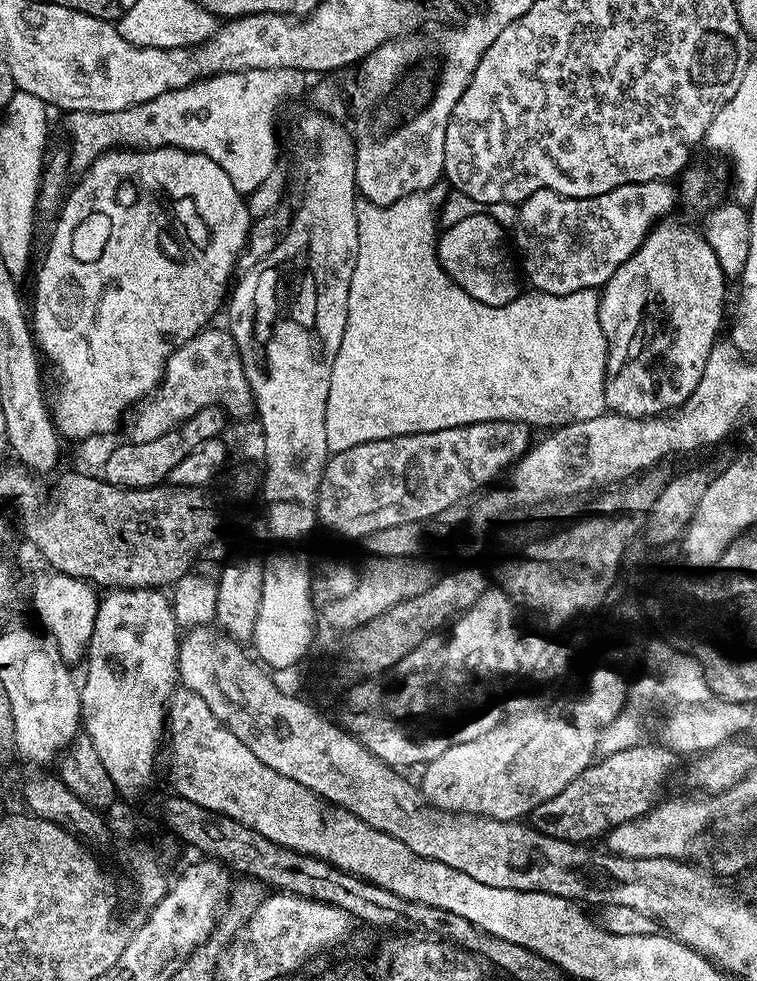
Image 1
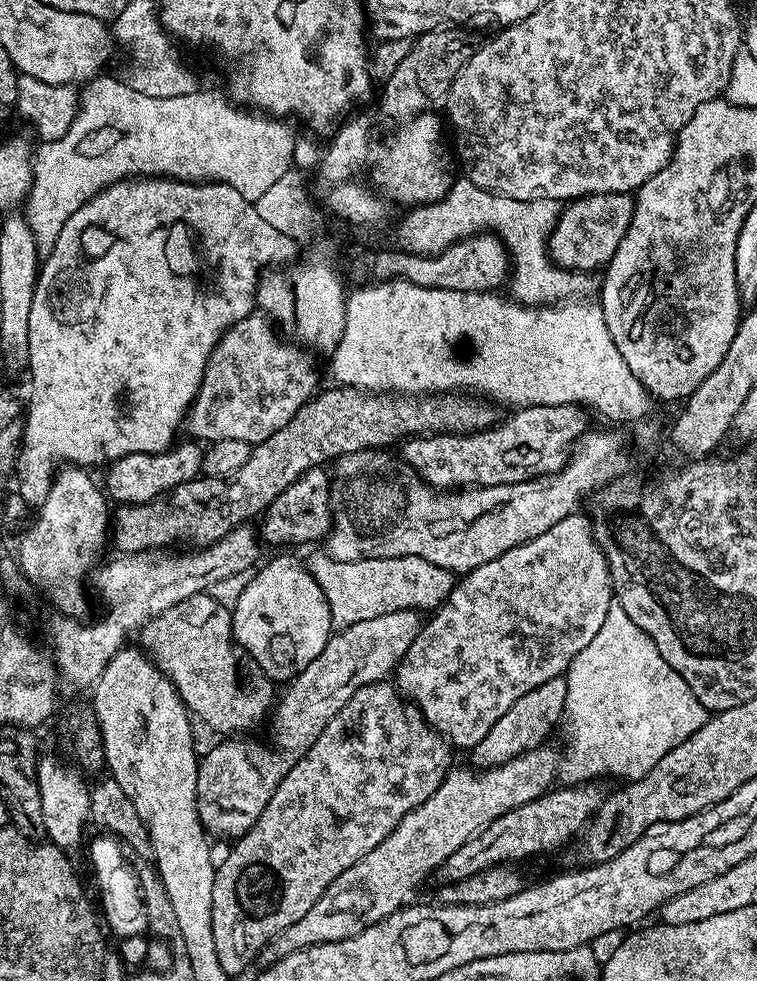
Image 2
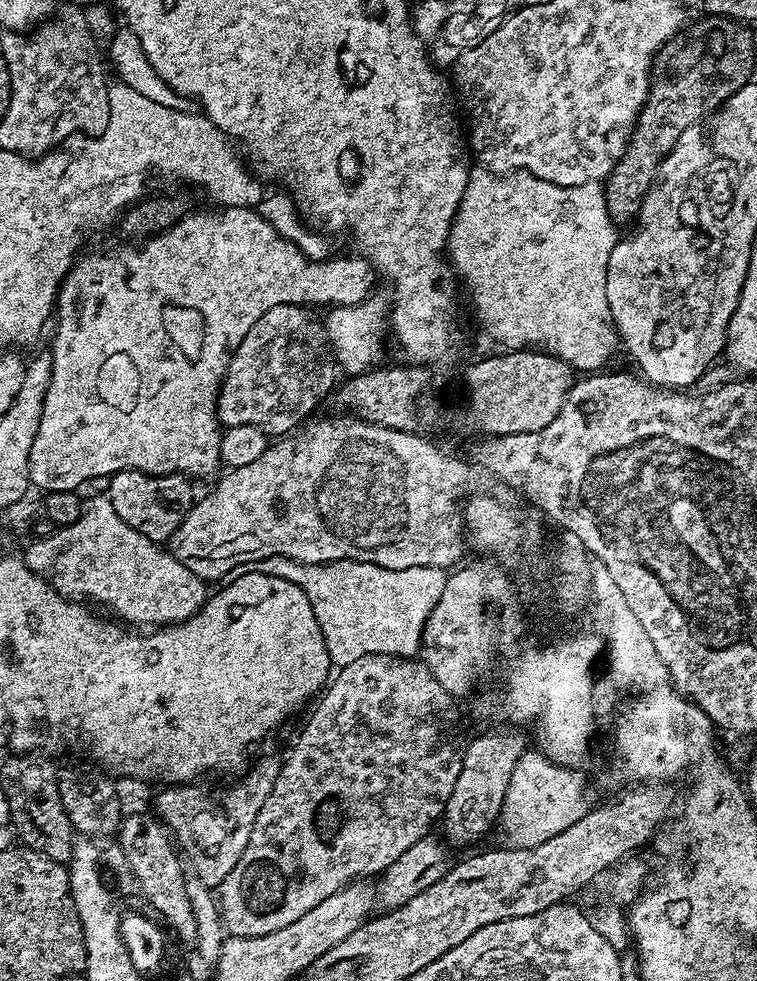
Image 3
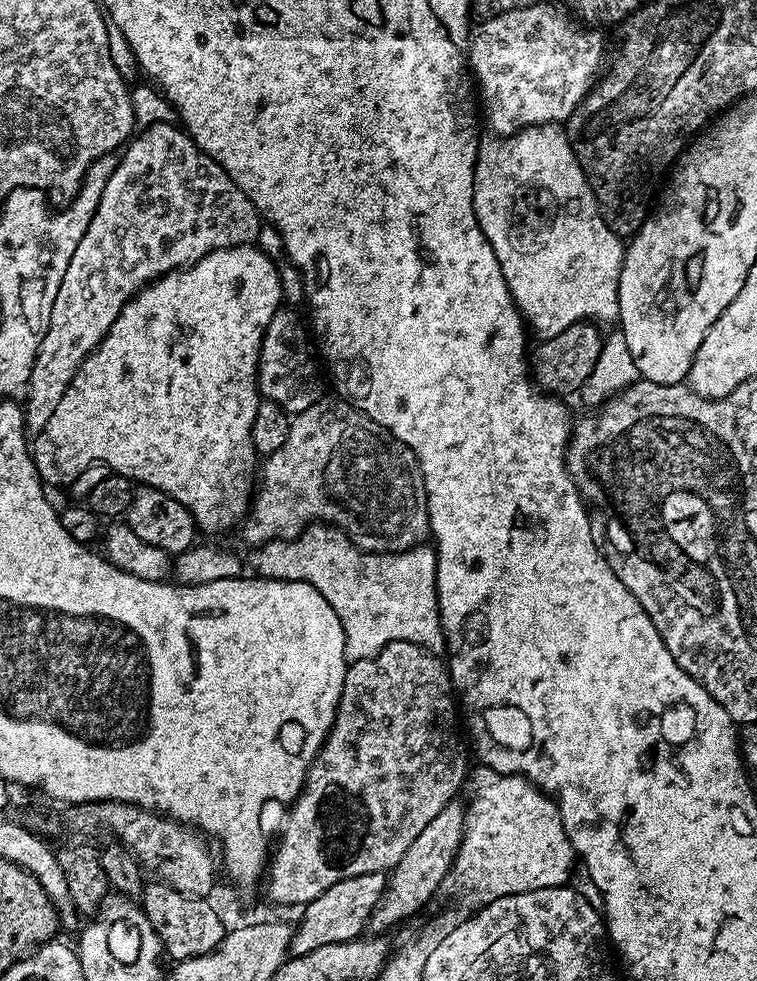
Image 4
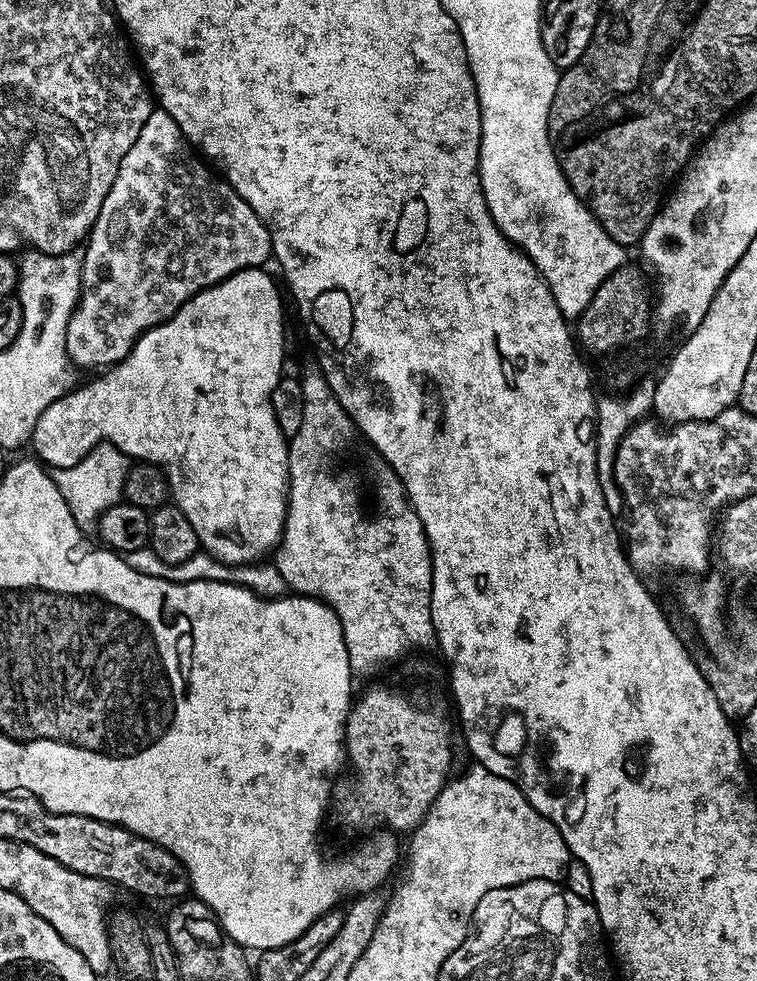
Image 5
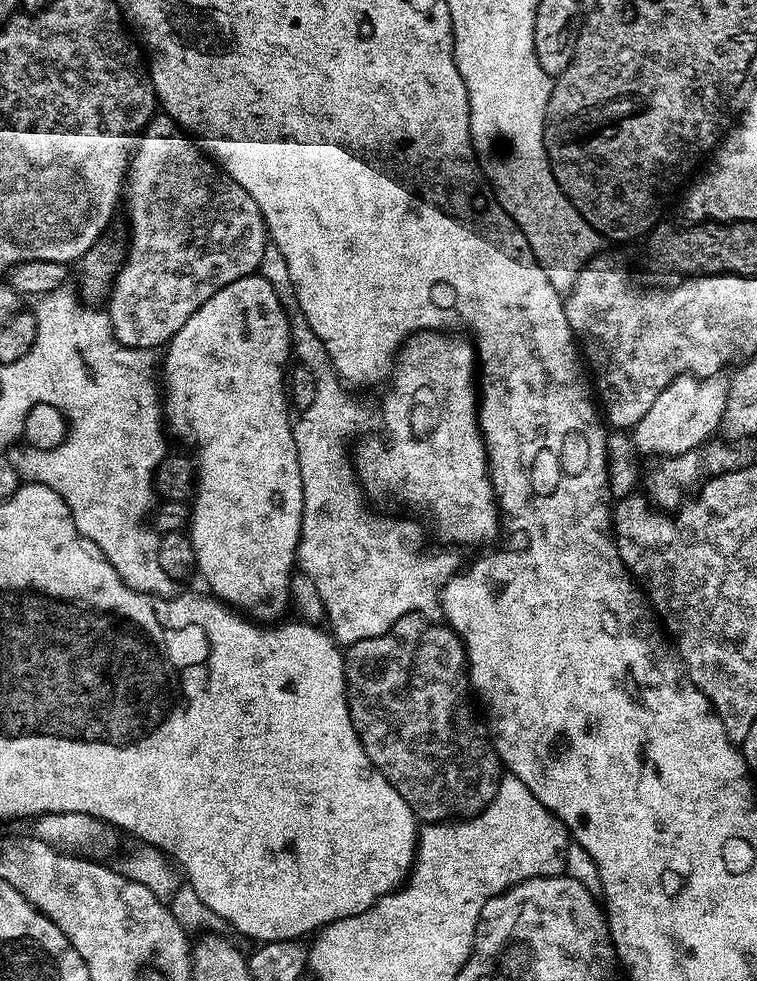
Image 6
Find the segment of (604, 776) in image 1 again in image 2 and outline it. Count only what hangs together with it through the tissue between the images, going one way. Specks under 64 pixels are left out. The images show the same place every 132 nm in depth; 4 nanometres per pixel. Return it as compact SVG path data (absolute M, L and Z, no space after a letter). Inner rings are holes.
M596 782L556 786L545 792L544 795L534 798L534 802L526 802L526 806L518 806L514 810L502 814L502 818L494 818L494 822L490 822L490 826L486 826L474 838L470 838L465 844L458 846L458 850L454 850L454 854L450 854L450 858L446 858L446 862L442 862L438 876L441 876L444 884L457 884L459 880L470 878L487 868L504 866L509 862L516 862L512 860L522 859L523 856L536 856L539 852L548 852L551 848L562 847L563 844L574 839L579 832L581 835L587 829L592 817L602 806L606 792L600 789L600 786Z

